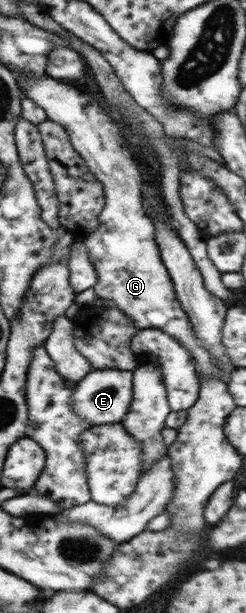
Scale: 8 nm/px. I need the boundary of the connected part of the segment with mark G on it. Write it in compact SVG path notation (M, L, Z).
M46 75L39 79L23 79L18 87L25 98L47 114L48 120L64 127L76 152L104 186L105 207L98 217L100 225L82 240L82 246L86 246L88 258L98 272L98 283L93 287L97 297L118 307L140 330L160 328L182 342L192 353L198 379L204 376L221 379L216 357L200 347L188 315L176 297L169 271L161 260L154 223L148 217L141 197L142 176L132 152L123 145L121 125L114 123L92 97L64 81Z

